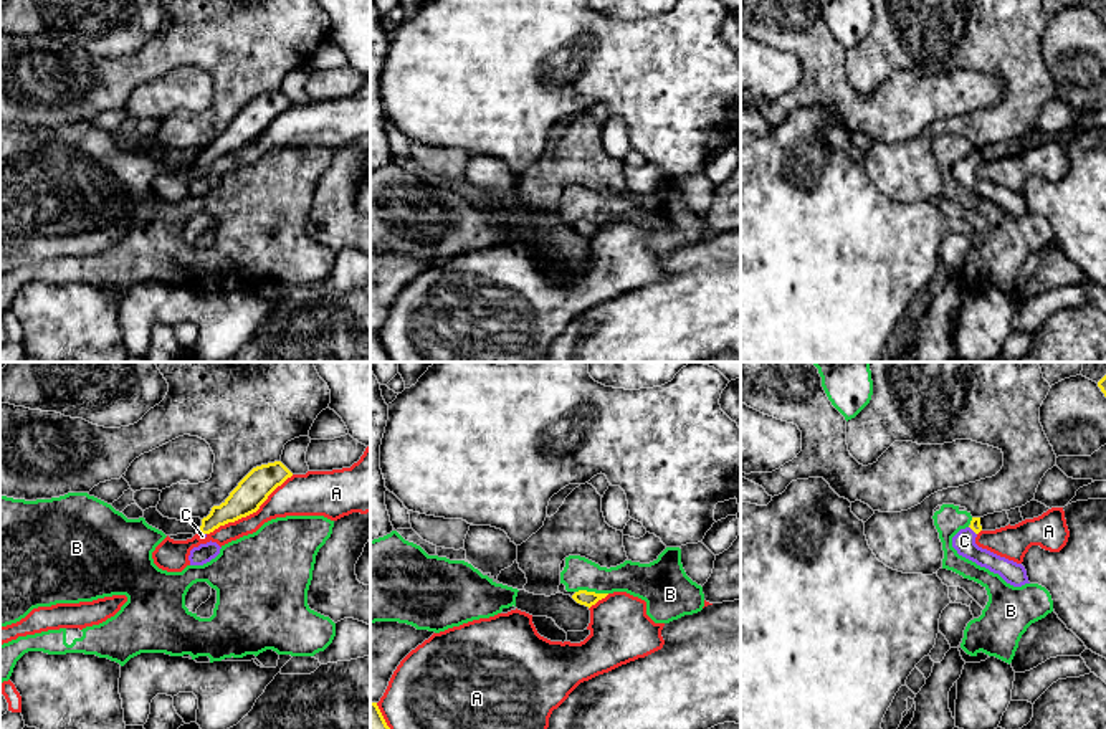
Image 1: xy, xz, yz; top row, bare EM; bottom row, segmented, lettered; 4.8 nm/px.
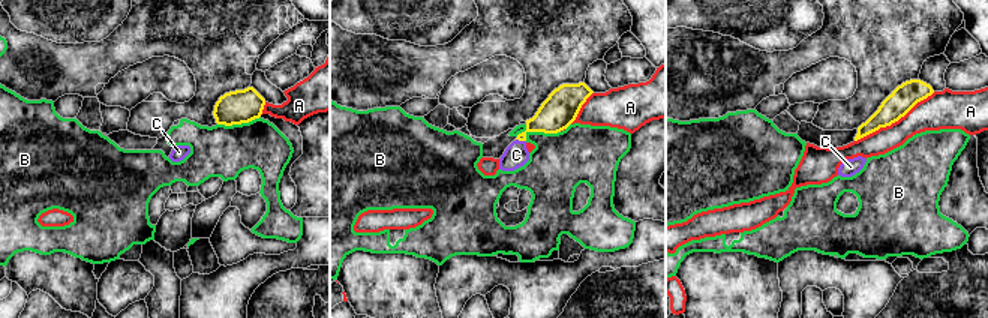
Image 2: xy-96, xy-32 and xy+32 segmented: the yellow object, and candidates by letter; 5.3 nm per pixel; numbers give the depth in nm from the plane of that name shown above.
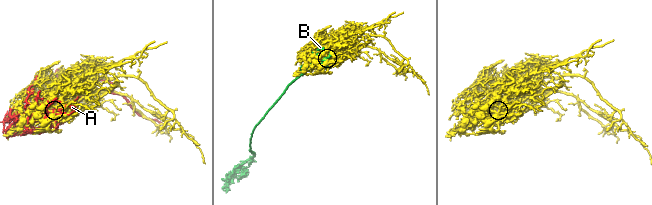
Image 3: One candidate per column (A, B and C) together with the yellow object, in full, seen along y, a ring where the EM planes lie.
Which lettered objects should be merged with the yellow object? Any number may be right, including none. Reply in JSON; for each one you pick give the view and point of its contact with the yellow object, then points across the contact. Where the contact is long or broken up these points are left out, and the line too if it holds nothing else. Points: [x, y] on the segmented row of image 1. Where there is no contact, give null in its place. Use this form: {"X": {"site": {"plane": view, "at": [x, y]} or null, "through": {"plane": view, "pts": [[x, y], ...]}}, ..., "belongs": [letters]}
{"C": {"site": {"plane": "yz", "at": [972, 529]}, "through": {"plane": "yz", "pts": [[976, 526], [972, 529], [964, 541]]}}, "belongs": ["C"]}

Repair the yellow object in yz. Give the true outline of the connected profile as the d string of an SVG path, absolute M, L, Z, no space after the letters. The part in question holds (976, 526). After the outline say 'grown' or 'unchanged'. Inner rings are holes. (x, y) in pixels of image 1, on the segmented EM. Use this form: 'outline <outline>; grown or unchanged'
outline M972 517L970 526L961 529L952 537L952 547L957 550L957 554L975 562L980 567L989 569L994 574L999 574L1007 584L1013 587L1030 584L1027 570L1022 564L1000 557L975 544L975 537L980 531L980 517Z; grown

